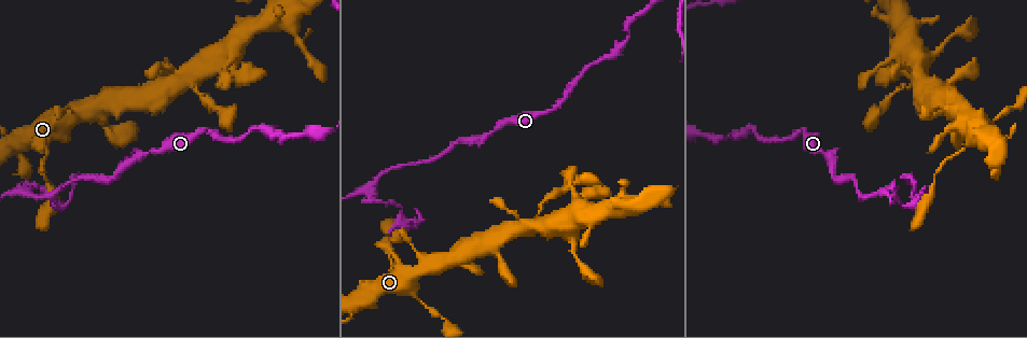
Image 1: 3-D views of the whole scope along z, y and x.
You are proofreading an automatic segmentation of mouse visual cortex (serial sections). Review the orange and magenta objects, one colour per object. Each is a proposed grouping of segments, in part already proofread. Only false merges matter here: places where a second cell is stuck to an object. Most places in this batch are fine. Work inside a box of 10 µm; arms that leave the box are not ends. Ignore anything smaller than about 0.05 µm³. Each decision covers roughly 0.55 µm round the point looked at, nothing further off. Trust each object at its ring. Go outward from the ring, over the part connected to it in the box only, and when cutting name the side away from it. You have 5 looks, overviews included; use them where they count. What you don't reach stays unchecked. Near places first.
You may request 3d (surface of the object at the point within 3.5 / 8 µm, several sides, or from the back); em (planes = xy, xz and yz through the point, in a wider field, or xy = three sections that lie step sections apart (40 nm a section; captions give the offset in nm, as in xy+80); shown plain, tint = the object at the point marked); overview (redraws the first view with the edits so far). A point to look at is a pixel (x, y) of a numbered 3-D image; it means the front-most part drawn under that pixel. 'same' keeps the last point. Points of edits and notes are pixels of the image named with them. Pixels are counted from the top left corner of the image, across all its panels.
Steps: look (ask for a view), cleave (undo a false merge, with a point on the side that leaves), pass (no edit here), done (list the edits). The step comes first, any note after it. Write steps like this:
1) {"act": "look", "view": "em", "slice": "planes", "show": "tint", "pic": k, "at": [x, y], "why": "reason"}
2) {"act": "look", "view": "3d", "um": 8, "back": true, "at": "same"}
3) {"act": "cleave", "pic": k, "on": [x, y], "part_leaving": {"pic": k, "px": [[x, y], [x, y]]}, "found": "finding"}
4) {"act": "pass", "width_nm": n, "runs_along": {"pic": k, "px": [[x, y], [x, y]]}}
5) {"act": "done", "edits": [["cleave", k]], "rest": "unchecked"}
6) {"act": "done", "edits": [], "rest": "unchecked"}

{"act": "look", "view": "3d", "um": 3.5, "pic": 1, "at": [306, 50], "why": "thin neck"}

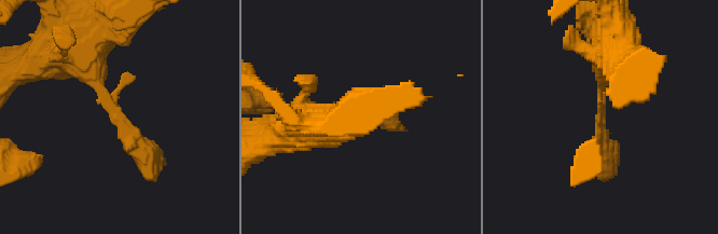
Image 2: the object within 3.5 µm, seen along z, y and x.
{"act": "look", "view": "em", "slice": "planes", "show": "plain", "pic": 2, "at": [118, 116]}

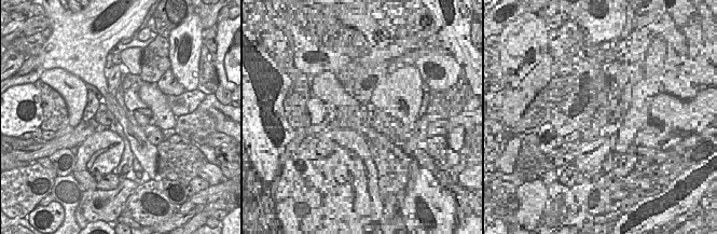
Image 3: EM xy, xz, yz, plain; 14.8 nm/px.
{"act": "look", "view": "em", "slice": "planes", "show": "tint", "at": "same"}

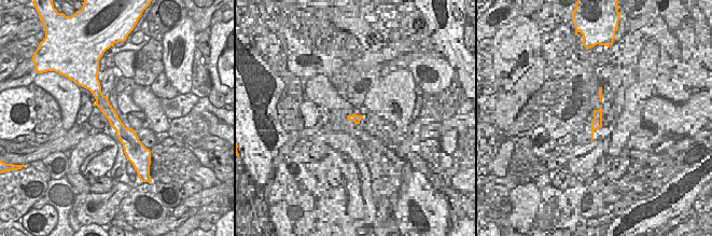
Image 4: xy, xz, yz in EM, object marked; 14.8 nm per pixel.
{"act": "pass", "width_nm": 200, "runs_along": {"pic": 2, "px": [[76, 58], [151, 175]]}, "found": "all the same cell"}

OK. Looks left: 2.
{"act": "look", "view": "3d", "um": 3.5, "pic": 1, "at": [375, 183]}

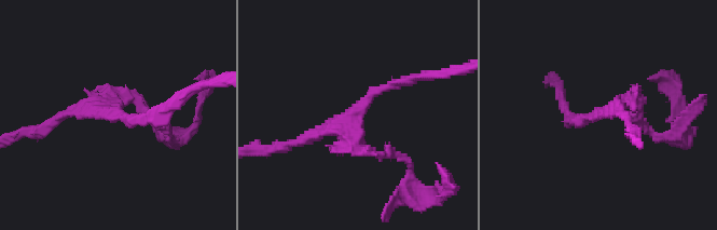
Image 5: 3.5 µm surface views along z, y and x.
{"act": "look", "view": "em", "slice": "planes", "show": "tint", "pic": 5, "at": [357, 115], "why": "now the EM"}

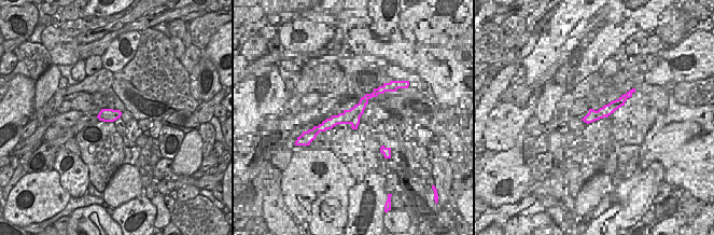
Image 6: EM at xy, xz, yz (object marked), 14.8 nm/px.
{"act": "pass", "runs_along": {"pic": 5, "px": [[565, 106], [584, 120], [636, 96], [639, 110]]}, "found": "all the same cell"}

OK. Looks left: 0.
{"act": "done", "edits": [], "rest": "unchecked"}

